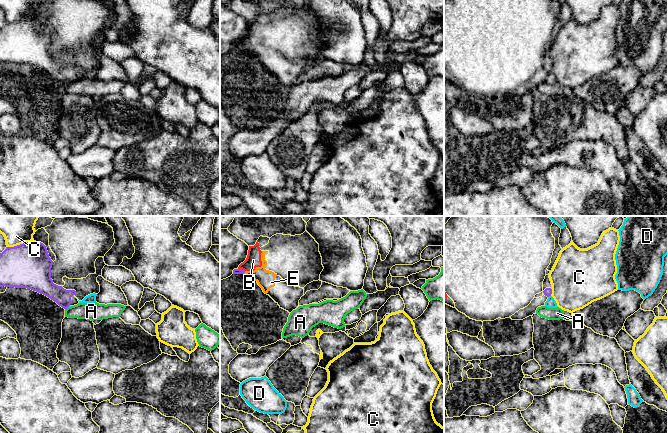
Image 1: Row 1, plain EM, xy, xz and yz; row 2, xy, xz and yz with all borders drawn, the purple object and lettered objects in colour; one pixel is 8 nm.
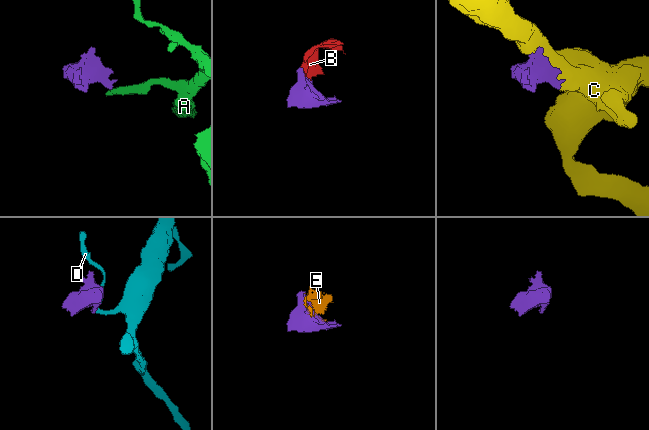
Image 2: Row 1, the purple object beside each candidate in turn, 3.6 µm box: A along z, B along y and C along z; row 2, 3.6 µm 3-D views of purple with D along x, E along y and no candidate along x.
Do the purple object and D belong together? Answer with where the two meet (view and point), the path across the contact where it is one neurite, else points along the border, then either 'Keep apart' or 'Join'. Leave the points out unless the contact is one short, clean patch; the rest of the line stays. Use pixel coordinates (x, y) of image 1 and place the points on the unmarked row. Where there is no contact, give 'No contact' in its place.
Touches purple at yz (549, 71). Boundary: yz (550, 71), (548, 73). Keep apart

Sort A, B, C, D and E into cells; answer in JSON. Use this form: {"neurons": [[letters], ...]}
{"neurons": [["A"], ["B", "E"], ["C"], ["D"]]}

